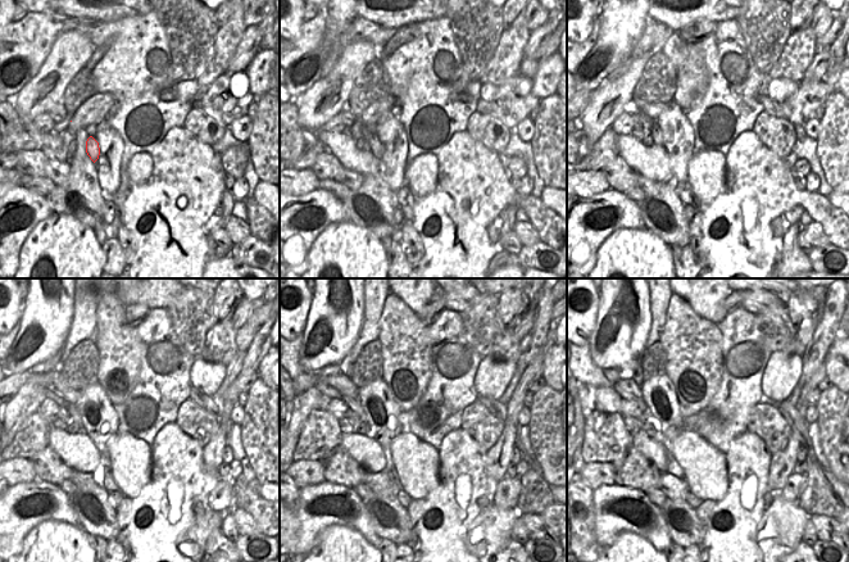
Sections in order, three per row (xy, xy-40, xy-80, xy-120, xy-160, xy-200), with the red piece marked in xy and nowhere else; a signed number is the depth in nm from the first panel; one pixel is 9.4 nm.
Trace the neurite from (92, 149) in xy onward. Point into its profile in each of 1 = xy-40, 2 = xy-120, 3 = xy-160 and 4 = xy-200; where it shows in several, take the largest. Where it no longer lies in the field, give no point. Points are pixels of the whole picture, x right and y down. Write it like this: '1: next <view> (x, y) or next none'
1: next xy-40 (373, 143)
2: next xy-120 (55, 389)
3: next xy-160 (339, 386)
4: next xy-200 (627, 388)

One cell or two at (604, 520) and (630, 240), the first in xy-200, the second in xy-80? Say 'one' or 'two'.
two

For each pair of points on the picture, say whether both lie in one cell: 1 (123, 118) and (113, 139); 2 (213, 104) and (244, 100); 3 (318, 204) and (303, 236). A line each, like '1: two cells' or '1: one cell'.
1: two cells
2: one cell
3: one cell

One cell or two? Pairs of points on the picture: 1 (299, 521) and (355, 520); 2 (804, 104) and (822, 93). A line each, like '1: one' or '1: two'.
1: one
2: one

